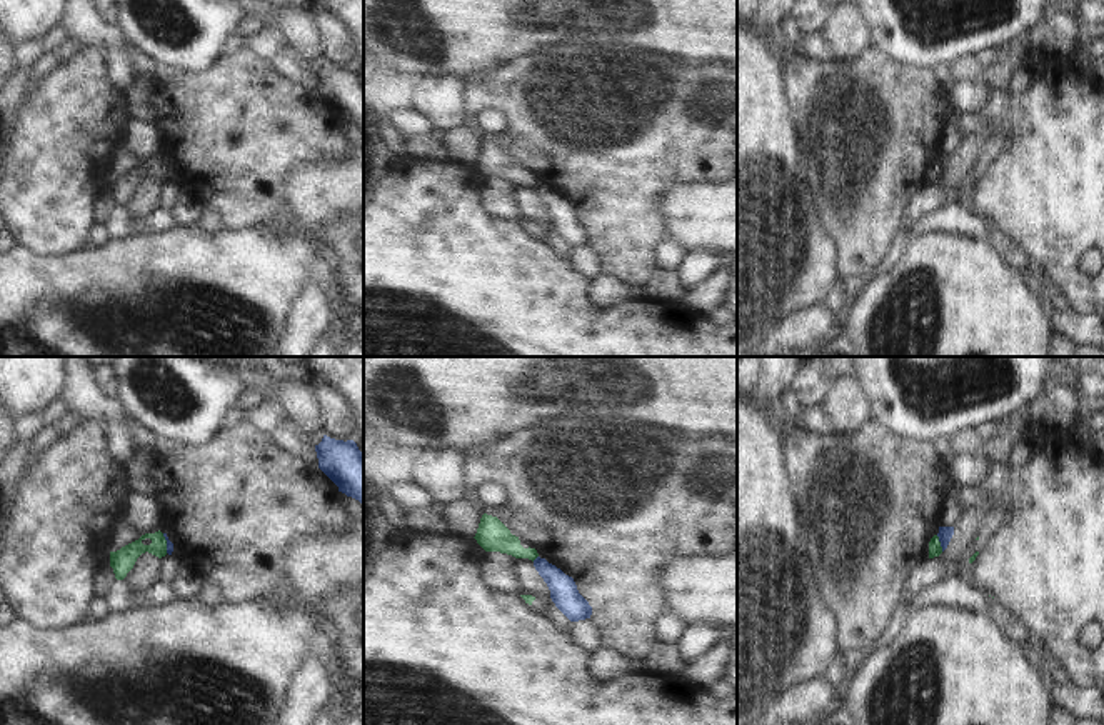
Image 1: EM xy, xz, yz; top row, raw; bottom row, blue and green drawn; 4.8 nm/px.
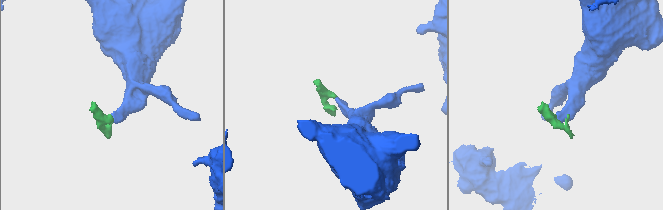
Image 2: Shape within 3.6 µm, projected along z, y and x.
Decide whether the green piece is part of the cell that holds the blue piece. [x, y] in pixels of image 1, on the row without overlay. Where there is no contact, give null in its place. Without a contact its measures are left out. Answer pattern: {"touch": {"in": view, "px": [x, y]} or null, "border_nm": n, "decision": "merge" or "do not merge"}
{"touch": {"in": "yz", "px": [941, 170]}, "border_nm": 90, "decision": "do not merge"}

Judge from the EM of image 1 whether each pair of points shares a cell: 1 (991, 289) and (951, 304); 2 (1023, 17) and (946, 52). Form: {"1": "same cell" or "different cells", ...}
{"1": "same cell", "2": "same cell"}

